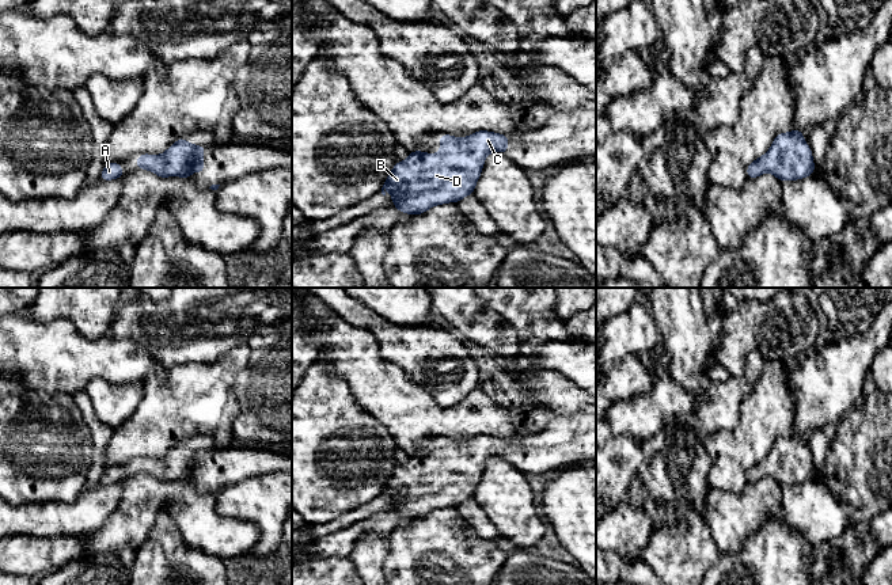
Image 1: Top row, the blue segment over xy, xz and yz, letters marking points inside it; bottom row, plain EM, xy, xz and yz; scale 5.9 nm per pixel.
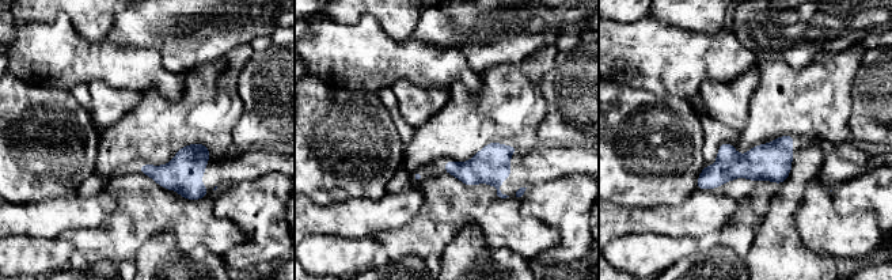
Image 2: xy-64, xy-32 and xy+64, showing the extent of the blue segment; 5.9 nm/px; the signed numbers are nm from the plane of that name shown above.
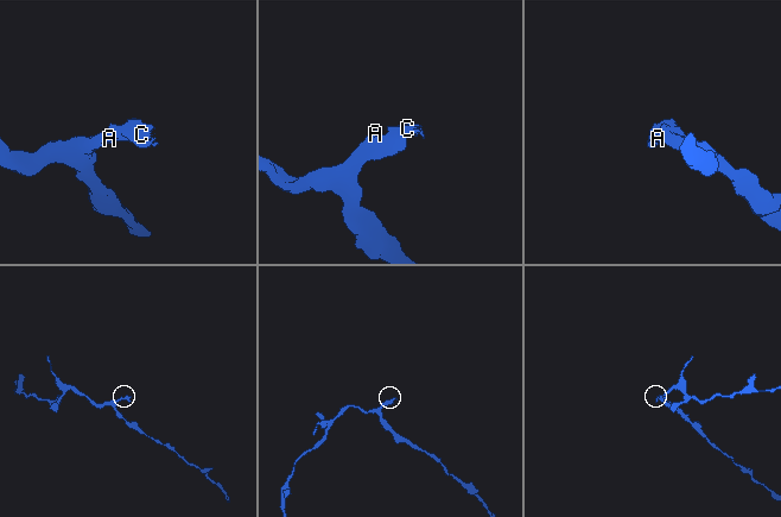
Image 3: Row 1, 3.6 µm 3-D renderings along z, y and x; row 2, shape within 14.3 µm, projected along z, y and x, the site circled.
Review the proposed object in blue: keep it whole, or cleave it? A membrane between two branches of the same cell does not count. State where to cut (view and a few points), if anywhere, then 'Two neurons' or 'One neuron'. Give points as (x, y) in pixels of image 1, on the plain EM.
No split. One neuron

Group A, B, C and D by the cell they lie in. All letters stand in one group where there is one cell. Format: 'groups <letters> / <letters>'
groups A B C D

